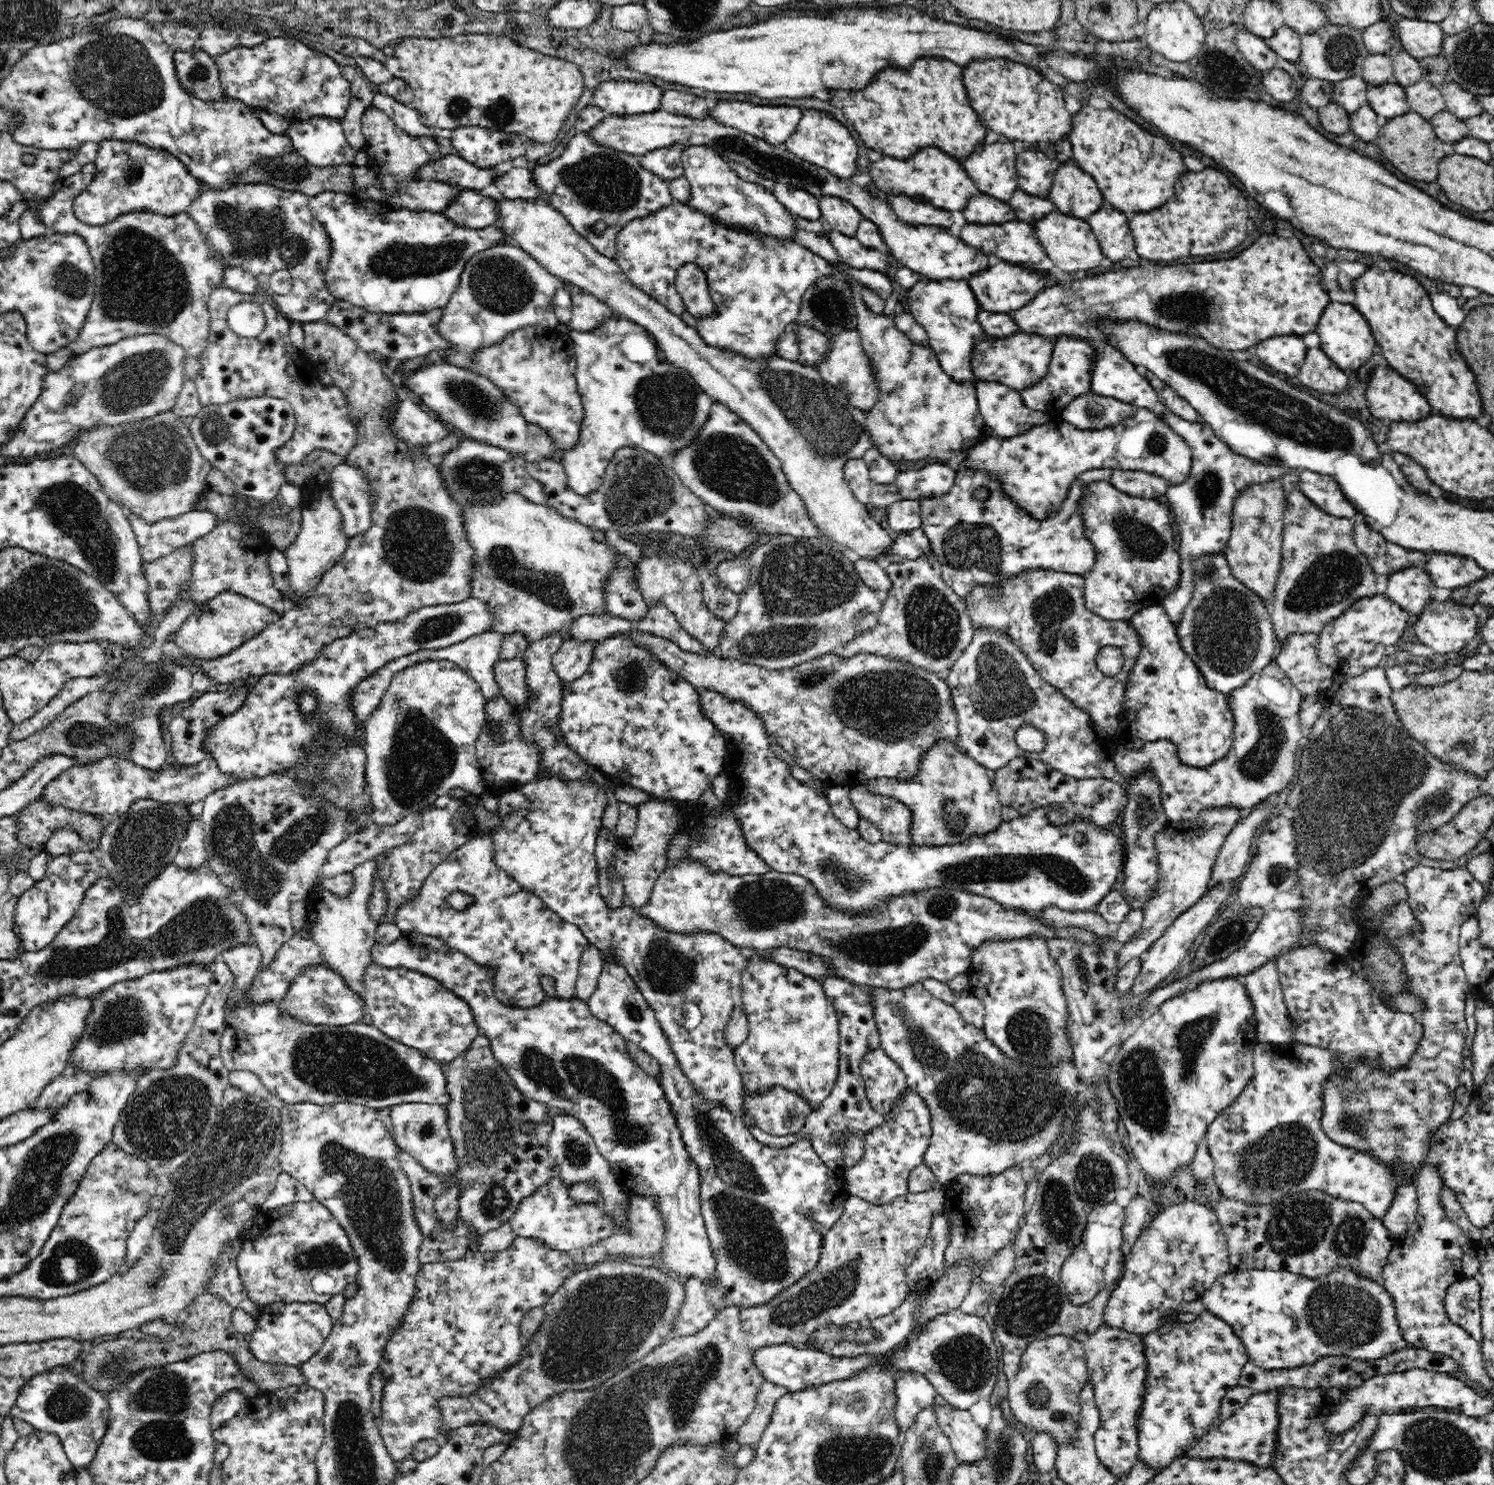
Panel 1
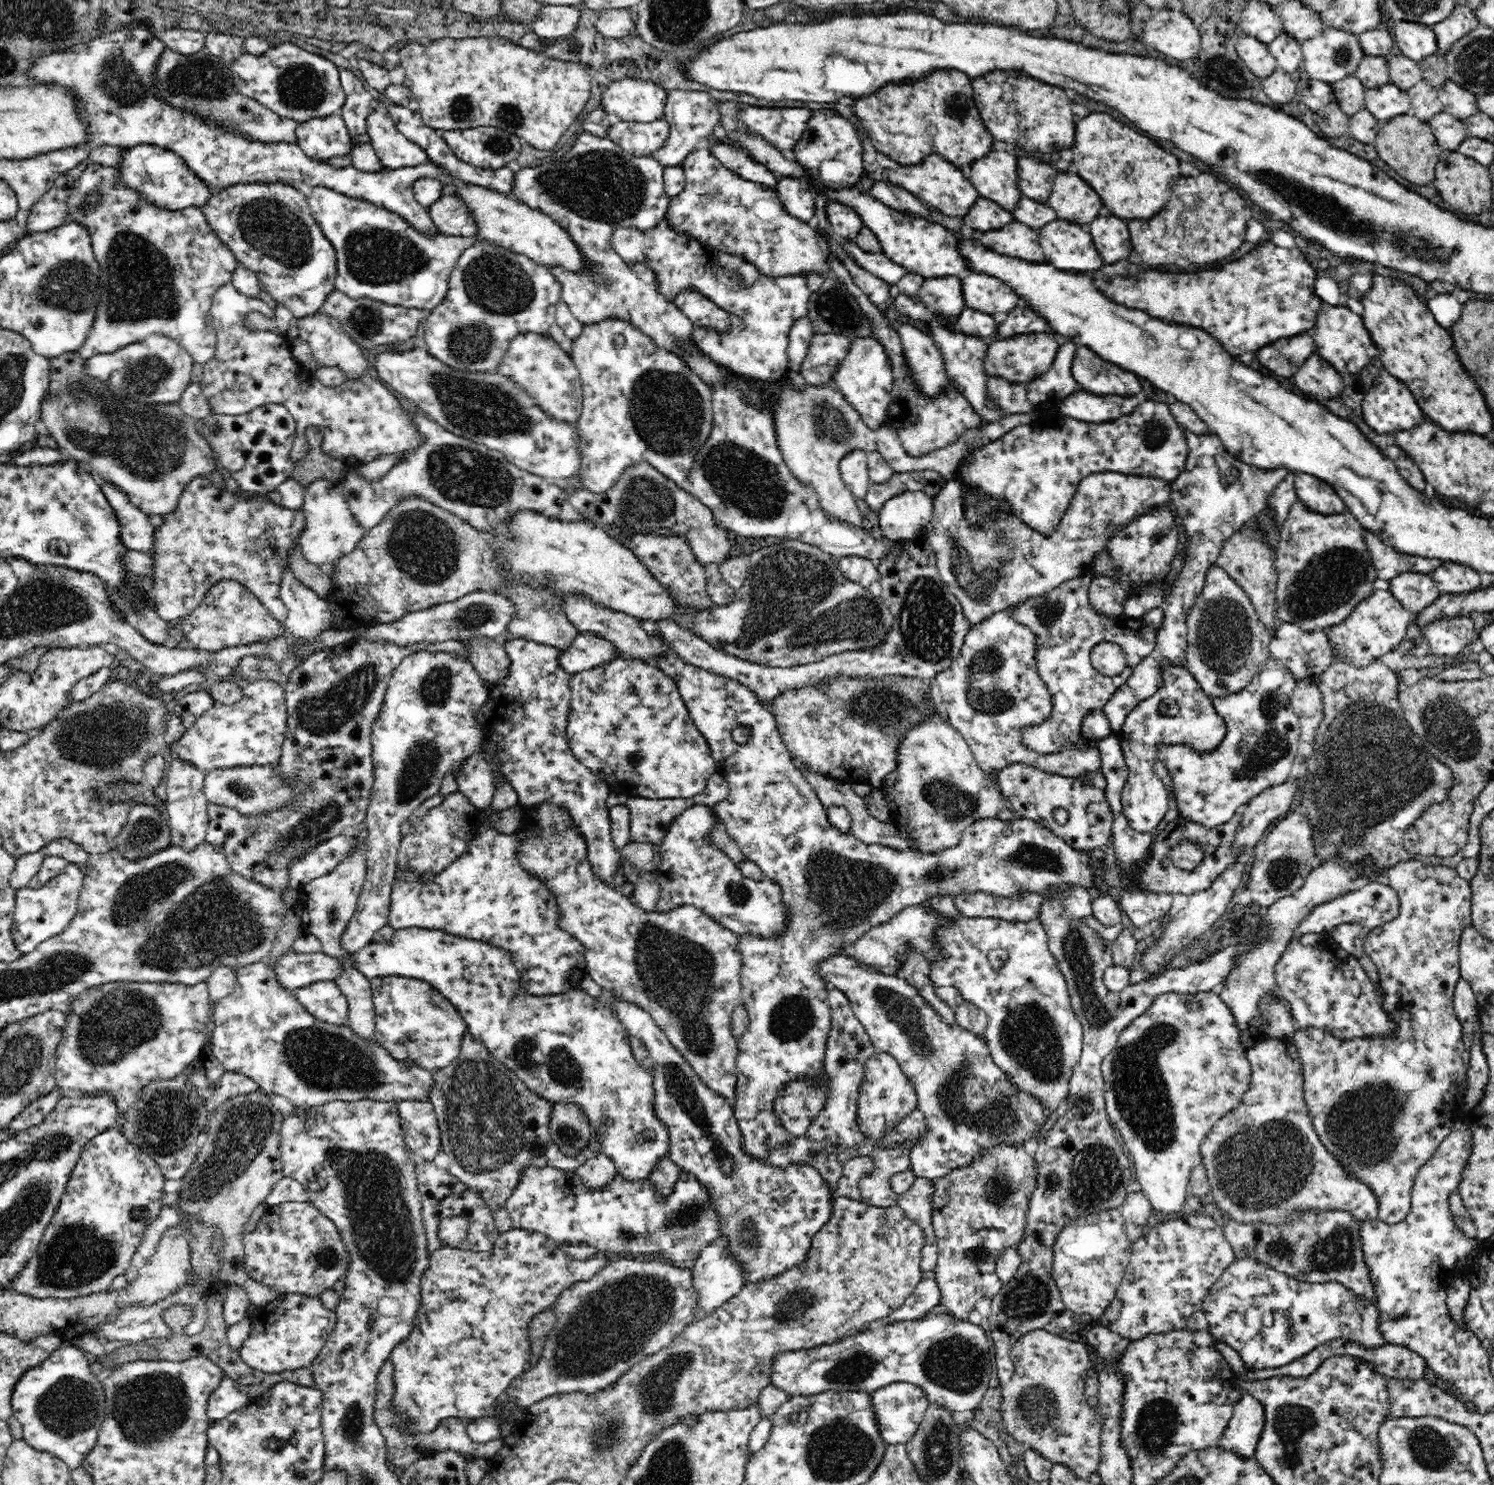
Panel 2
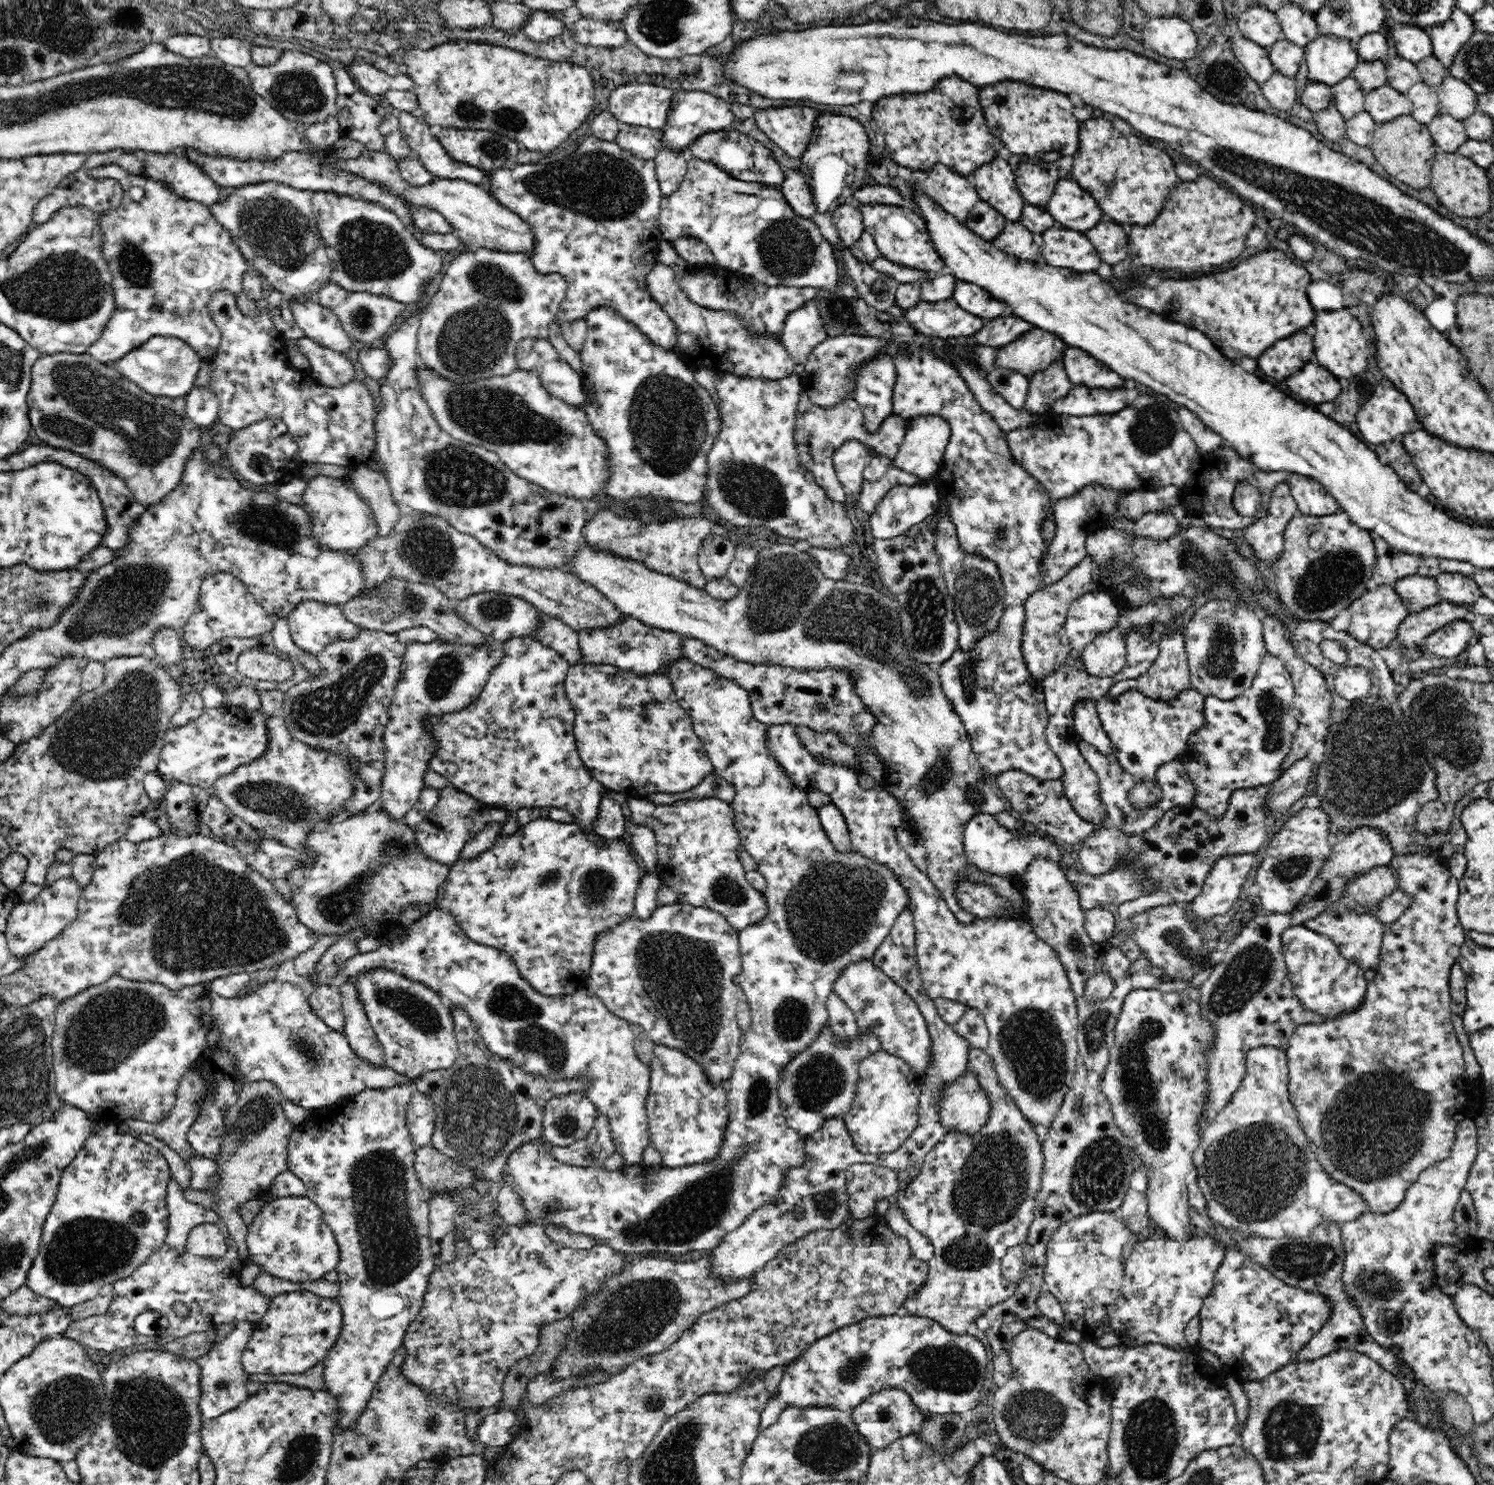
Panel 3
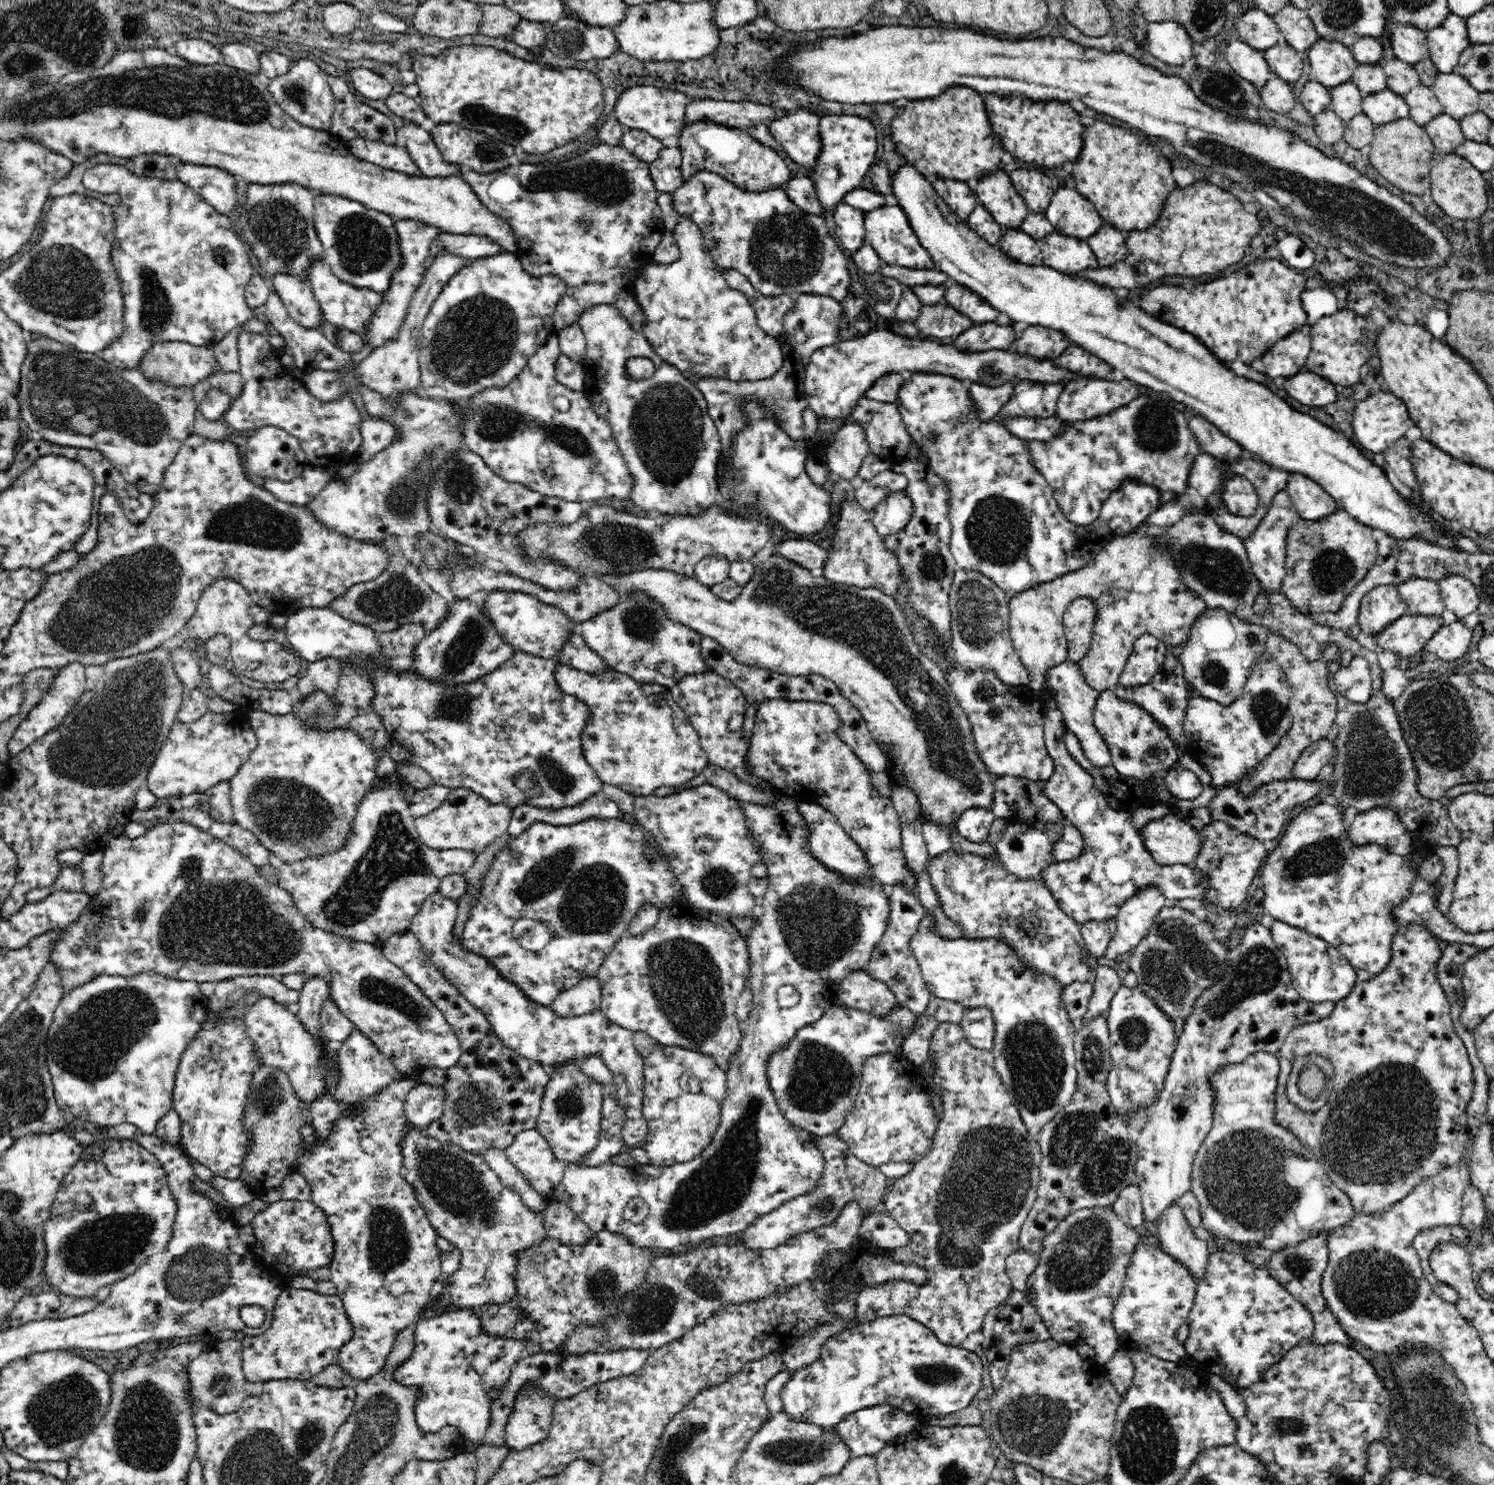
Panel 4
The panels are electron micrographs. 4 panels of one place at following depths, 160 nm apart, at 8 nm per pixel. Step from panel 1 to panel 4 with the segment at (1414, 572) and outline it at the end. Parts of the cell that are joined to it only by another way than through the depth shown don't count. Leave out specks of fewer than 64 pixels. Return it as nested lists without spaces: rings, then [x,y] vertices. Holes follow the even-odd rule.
[[[1412,578],[1398,585],[1397,590],[1408,606],[1409,615],[1442,617],[1445,607],[1438,581]]]

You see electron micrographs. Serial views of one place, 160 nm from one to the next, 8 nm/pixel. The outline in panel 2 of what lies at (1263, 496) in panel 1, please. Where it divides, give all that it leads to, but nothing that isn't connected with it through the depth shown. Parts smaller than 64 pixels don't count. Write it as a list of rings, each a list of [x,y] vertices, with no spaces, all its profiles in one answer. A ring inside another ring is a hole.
[[[1244,528],[1240,532],[1235,532],[1223,547],[1216,565],[1228,572],[1229,576],[1241,587],[1253,604],[1257,612],[1258,620],[1268,629],[1271,639],[1275,635],[1279,621],[1277,619],[1277,601],[1275,583],[1277,580],[1277,570],[1274,567],[1274,550],[1266,544],[1266,536],[1260,530],[1254,528]]]

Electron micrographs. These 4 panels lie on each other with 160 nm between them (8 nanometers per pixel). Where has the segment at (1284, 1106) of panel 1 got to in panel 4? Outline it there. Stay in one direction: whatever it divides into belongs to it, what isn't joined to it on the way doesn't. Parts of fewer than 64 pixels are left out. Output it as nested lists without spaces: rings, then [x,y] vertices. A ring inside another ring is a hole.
[[[1258,1051],[1256,1054],[1247,1056],[1242,1063],[1221,1067],[1218,1074],[1210,1077],[1210,1088],[1215,1092],[1213,1126],[1210,1128],[1210,1132],[1208,1132],[1206,1138],[1204,1138],[1204,1142],[1198,1148],[1198,1152],[1194,1158],[1193,1168],[1190,1174],[1190,1192],[1198,1199],[1201,1226],[1206,1228],[1208,1232],[1214,1234],[1214,1238],[1219,1242],[1228,1240],[1232,1243],[1246,1243],[1252,1248],[1263,1248],[1274,1252],[1284,1247],[1296,1246],[1300,1241],[1305,1241],[1310,1237],[1322,1234],[1324,1230],[1332,1231],[1339,1226],[1344,1226],[1355,1215],[1350,1198],[1329,1180],[1328,1175],[1321,1166],[1321,1162],[1313,1152],[1308,1147],[1305,1147],[1296,1138],[1294,1133],[1290,1133],[1290,1130],[1275,1123],[1274,1094],[1277,1092],[1277,1081],[1280,1072],[1280,1062],[1276,1055],[1270,1054],[1268,1051]]]

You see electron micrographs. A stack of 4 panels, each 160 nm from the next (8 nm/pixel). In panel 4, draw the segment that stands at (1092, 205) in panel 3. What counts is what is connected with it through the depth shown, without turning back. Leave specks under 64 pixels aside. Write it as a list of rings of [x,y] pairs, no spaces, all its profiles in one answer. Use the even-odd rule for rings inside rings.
[[[1059,187],[1044,215],[1053,226],[1053,232],[1080,240],[1097,234],[1104,224],[1094,204],[1069,187]]]

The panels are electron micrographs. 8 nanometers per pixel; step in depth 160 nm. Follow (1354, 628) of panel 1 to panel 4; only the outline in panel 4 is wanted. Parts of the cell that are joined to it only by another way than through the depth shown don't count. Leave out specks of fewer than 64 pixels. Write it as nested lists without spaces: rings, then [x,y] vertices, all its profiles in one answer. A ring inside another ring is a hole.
[[[1379,585],[1370,590],[1359,607],[1359,628],[1364,634],[1374,637],[1390,622],[1409,615],[1408,606],[1400,597],[1396,585]],[[1354,656],[1333,677],[1336,690],[1350,702],[1366,702],[1372,696],[1371,666],[1364,657]]]

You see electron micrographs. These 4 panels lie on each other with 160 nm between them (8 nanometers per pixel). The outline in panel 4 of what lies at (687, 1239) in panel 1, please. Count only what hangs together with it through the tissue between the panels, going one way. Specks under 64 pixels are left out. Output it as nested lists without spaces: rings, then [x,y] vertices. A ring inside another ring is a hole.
[[[436,890],[426,898],[418,914],[411,920],[408,930],[416,935],[420,947],[437,964],[443,977],[457,988],[470,1004],[482,1010],[501,1044],[508,1049],[536,1064],[547,1065],[548,1069],[600,1055],[604,1065],[614,1076],[612,1083],[616,1088],[615,1097],[624,1109],[629,1110],[628,1120],[621,1134],[623,1144],[626,1150],[641,1146],[648,1136],[649,1127],[641,1110],[645,1088],[644,1058],[635,1048],[633,1031],[614,1024],[601,1010],[573,1017],[558,1017],[549,1005],[540,1005],[526,997],[514,982],[500,977],[498,970],[494,965],[490,965],[488,959],[466,951],[460,941],[452,939],[457,908],[456,900],[443,896]]]

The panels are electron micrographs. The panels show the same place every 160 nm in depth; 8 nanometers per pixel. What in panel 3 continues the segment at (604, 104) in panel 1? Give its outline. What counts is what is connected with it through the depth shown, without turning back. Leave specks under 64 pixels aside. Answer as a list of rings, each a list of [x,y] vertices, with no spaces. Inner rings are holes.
[[[628,83],[610,93],[608,111],[619,121],[663,132],[675,91],[646,83]]]

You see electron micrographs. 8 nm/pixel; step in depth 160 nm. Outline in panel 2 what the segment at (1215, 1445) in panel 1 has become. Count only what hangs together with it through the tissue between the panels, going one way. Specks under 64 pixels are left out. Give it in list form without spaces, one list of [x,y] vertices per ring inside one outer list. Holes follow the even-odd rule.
[[[1248,1393],[1242,1394],[1238,1402],[1234,1402],[1232,1418],[1218,1445],[1240,1456],[1254,1457],[1264,1420],[1262,1402]]]

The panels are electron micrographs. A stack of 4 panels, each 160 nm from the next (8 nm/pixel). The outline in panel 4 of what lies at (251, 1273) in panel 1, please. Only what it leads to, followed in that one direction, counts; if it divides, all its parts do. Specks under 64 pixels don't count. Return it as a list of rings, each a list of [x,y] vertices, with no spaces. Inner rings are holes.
[[[284,1200],[267,1204],[262,1211],[257,1213],[251,1220],[250,1227],[253,1229],[255,1238],[262,1244],[266,1252],[275,1254],[279,1265],[287,1265],[289,1269],[316,1270],[332,1262],[334,1254],[334,1241],[324,1211],[312,1201]]]

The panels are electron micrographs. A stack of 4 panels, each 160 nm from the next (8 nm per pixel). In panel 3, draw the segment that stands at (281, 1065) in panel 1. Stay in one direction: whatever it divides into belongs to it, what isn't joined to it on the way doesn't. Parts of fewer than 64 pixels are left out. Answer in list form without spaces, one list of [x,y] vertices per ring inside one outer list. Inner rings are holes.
[[[279,980],[244,998],[222,998],[214,992],[209,997],[211,1014],[222,1028],[220,1046],[238,1059],[240,1073],[249,1082],[274,1083],[287,1100],[304,1109],[319,1109],[366,1090],[413,1083],[393,1068],[370,1066],[358,1058],[343,1031],[330,1030],[318,1018],[298,985]]]

